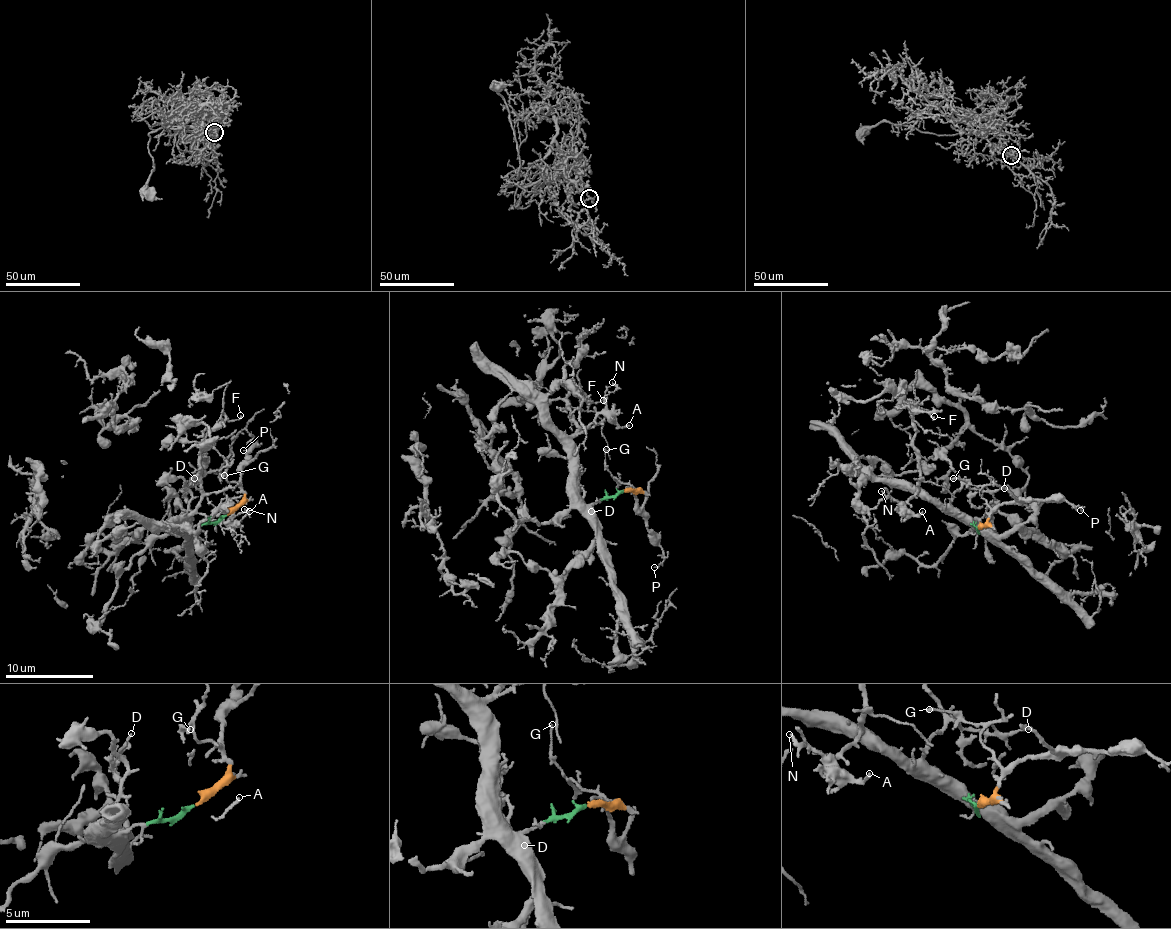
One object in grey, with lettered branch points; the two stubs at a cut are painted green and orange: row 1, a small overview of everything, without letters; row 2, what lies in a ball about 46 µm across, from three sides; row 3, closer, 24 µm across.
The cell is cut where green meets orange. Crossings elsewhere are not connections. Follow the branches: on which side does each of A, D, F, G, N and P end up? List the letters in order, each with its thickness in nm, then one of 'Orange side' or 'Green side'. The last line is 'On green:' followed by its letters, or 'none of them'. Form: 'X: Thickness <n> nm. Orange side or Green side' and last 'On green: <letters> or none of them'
A: Thickness 150 nm. Green side
D: Thickness 130 nm. Green side
F: Thickness 130 nm. Green side
G: Thickness 150 nm. Orange side
N: Thickness 140 nm. Green side
P: Thickness 110 nm. Orange side
On green: A, D, F, N

